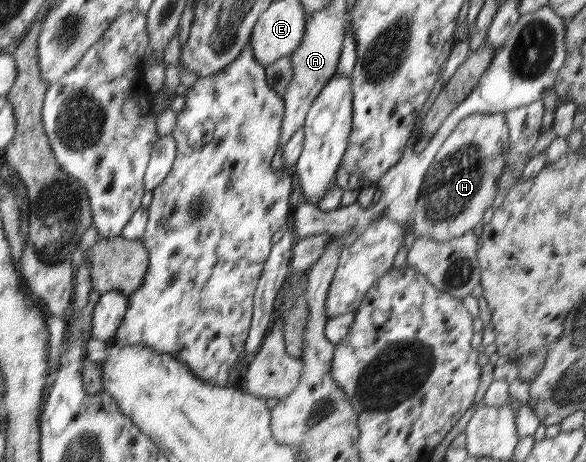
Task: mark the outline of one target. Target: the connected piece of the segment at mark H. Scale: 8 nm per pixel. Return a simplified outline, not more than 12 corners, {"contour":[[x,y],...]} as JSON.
{"contour":[[504,113],[453,128],[415,204],[418,237],[476,230],[509,157]]}

